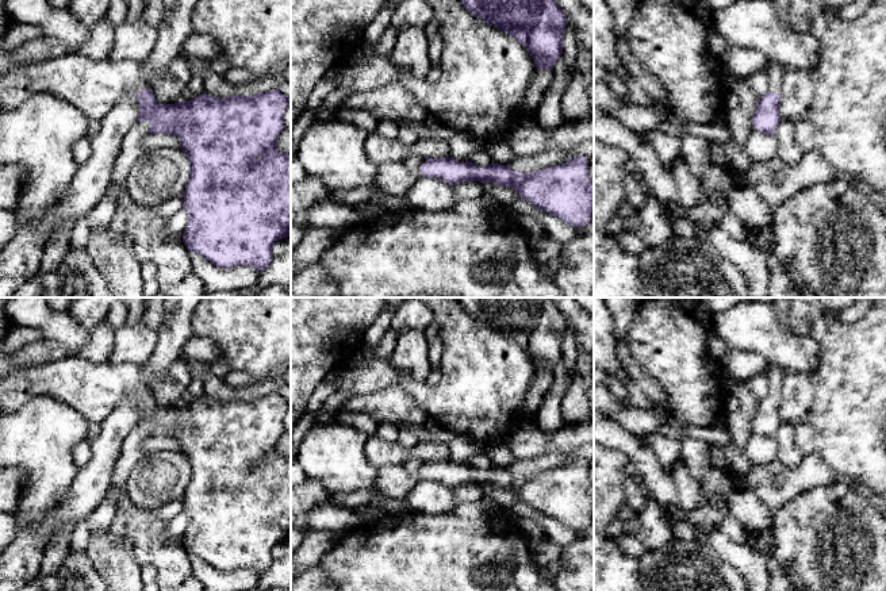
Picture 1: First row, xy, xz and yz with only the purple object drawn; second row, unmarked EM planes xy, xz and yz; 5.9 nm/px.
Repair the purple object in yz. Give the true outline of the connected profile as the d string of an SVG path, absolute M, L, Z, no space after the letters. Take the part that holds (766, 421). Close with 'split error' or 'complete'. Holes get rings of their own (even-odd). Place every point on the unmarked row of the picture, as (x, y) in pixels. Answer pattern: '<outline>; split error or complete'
M772 364L767 371L770 389L768 395L759 400L757 410L752 418L753 430L766 438L774 438L779 421L780 391L783 383L783 368Z; split error

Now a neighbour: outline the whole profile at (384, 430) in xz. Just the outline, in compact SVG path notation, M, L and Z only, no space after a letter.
M379 422L373 435L386 441L396 441L399 431L399 427L395 425L391 425L388 422Z

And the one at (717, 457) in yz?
M710 445L710 464L714 468L718 468L724 472L728 471L729 464L726 461L726 456L722 450L722 448L717 446L717 445Z

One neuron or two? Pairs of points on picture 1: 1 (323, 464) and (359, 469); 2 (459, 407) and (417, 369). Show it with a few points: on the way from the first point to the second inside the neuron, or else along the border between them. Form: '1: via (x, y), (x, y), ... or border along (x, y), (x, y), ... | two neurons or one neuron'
1: via (332, 464), (341, 464), (351, 469) | one neuron
2: border along (397, 367), (411, 377), (425, 382) | two neurons

